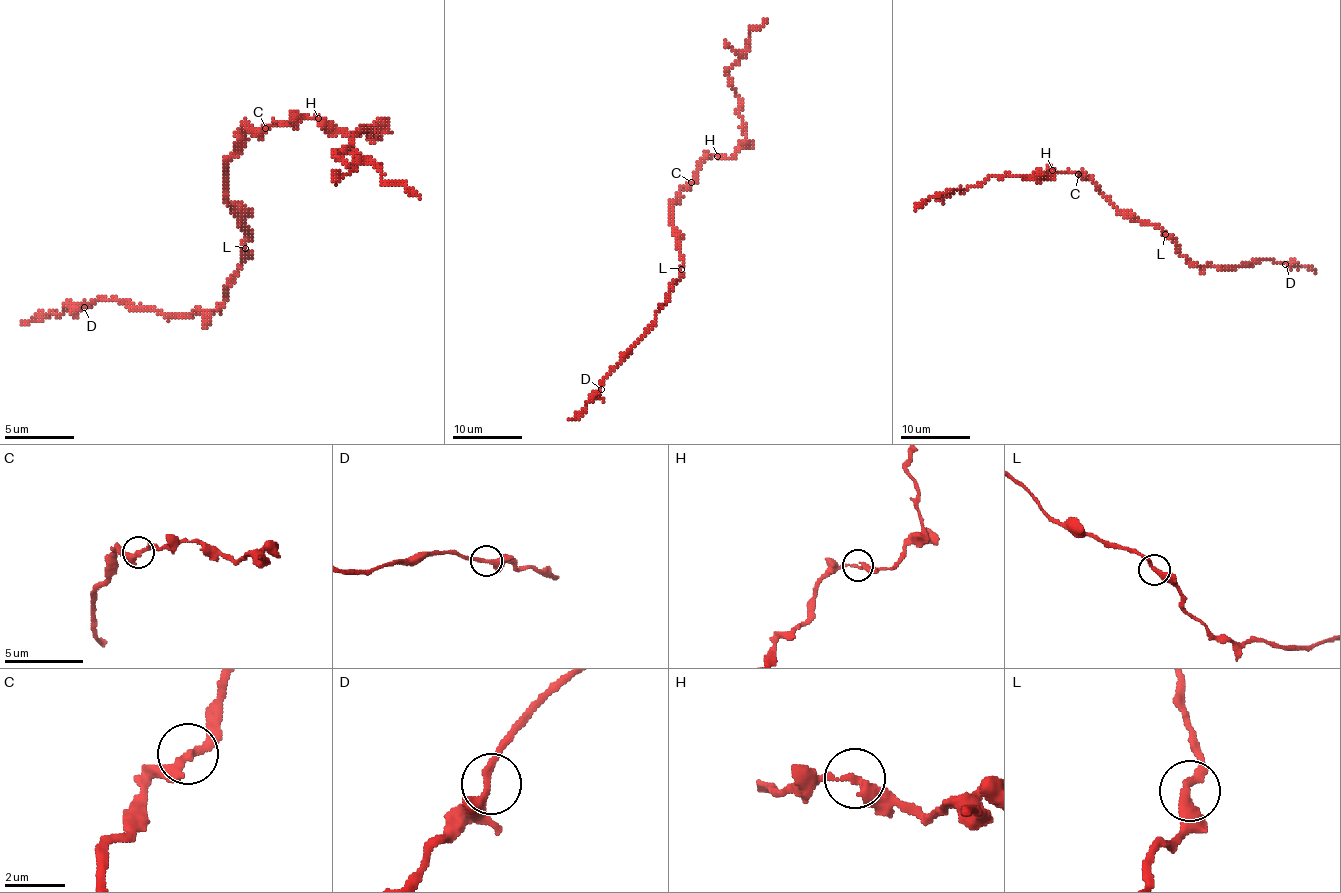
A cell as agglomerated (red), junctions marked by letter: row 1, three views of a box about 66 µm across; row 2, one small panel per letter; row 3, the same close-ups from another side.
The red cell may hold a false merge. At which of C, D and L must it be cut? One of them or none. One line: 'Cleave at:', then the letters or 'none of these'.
Cleave at: none of these

